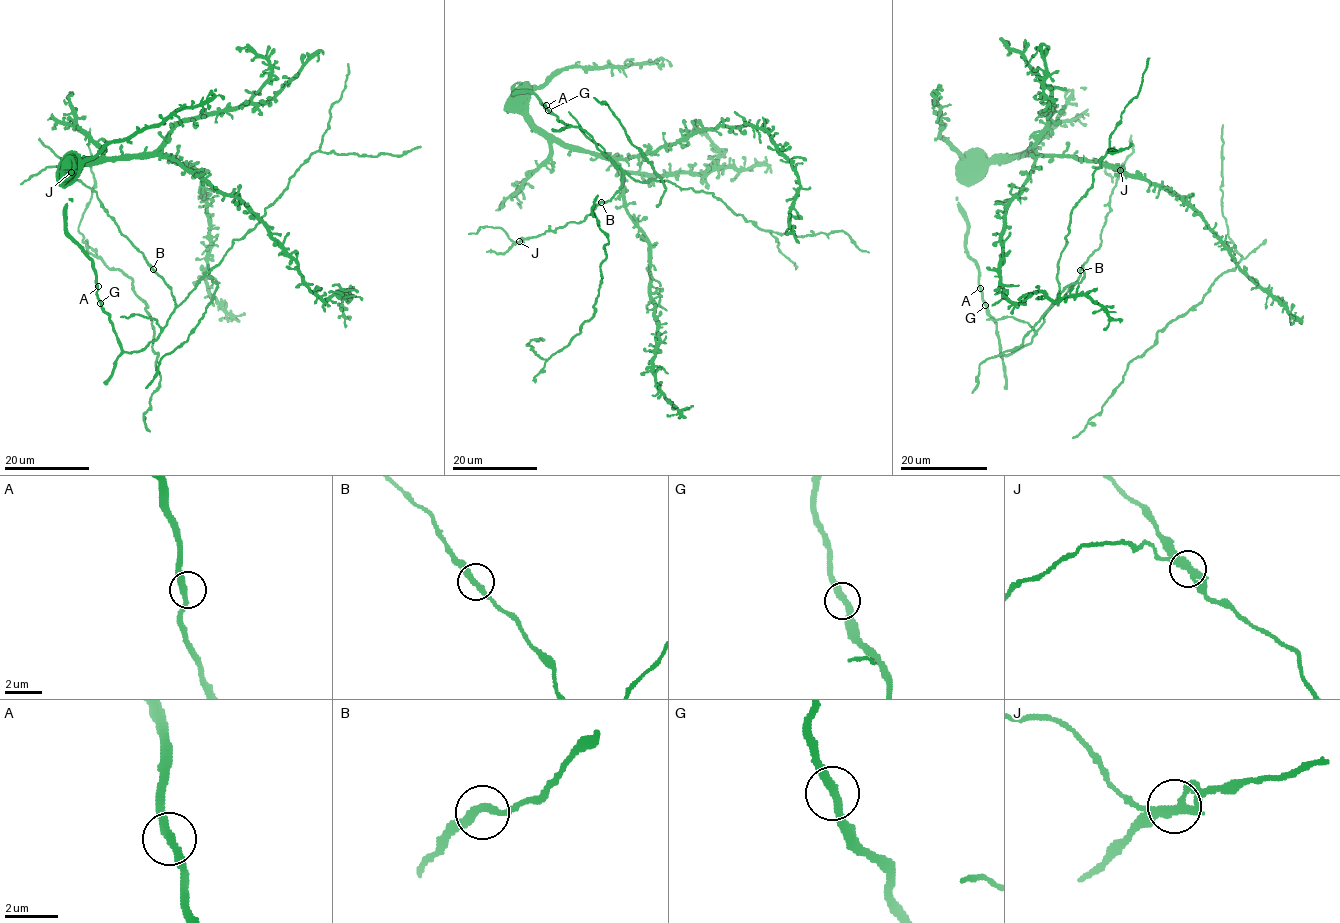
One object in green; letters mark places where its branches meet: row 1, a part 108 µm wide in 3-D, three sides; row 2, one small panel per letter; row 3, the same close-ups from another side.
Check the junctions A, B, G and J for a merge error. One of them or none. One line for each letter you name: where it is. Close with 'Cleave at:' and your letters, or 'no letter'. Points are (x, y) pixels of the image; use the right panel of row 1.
J: (1120, 170)
Cleave at: J

